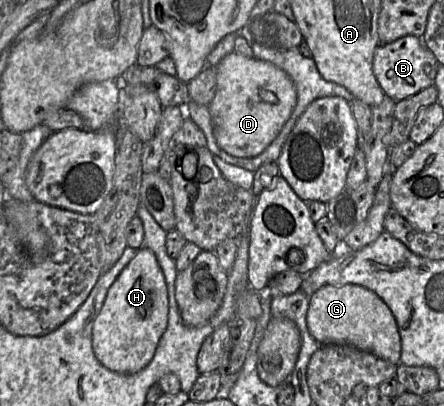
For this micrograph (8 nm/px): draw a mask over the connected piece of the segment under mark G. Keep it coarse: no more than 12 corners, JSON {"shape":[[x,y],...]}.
{"shape":[[325,285],[306,324],[319,345],[398,365],[389,307],[360,285]]}

